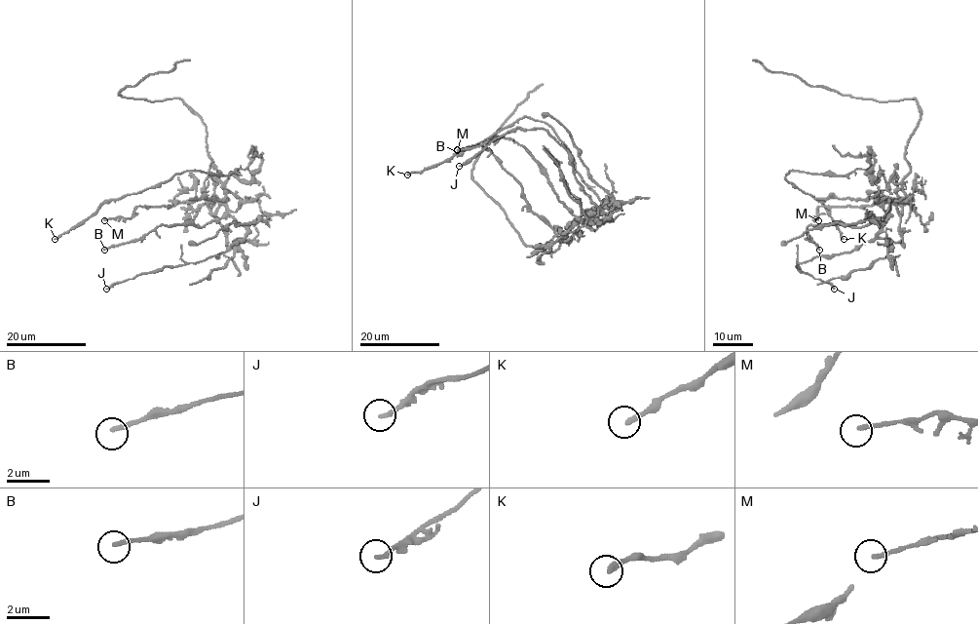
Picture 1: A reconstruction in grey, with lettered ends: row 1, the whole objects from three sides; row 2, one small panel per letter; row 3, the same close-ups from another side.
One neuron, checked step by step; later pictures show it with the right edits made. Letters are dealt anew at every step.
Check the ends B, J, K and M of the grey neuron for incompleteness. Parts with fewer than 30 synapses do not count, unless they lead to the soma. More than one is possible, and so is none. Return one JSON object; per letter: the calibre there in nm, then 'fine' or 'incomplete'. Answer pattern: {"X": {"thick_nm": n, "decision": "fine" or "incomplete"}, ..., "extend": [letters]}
{"B": {"thick_nm": 200, "decision": "fine"}, "J": {"thick_nm": 180, "decision": "fine"}, "K": {"thick_nm": 280, "decision": "fine"}, "M": {"thick_nm": 200, "decision": "fine"}, "extend": []}

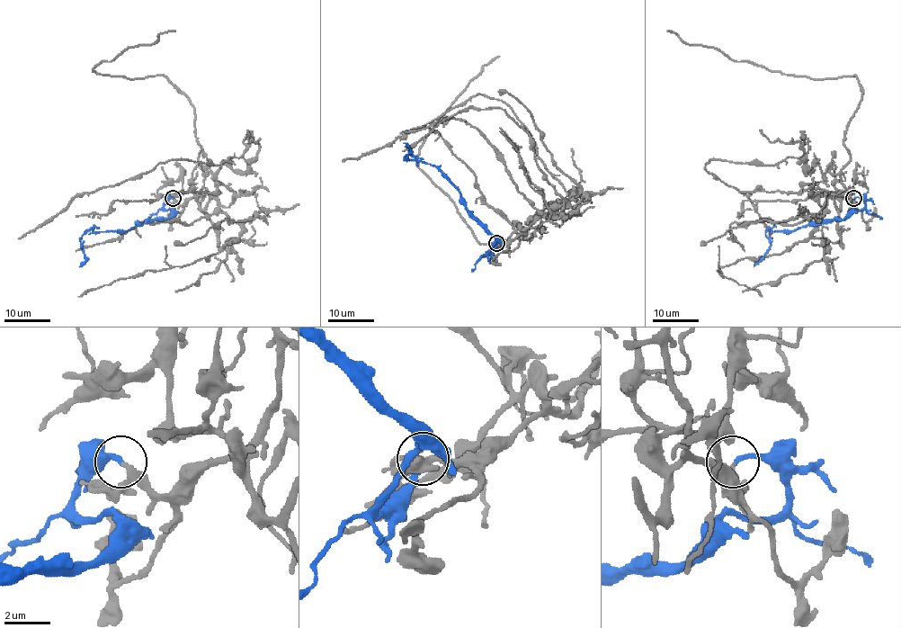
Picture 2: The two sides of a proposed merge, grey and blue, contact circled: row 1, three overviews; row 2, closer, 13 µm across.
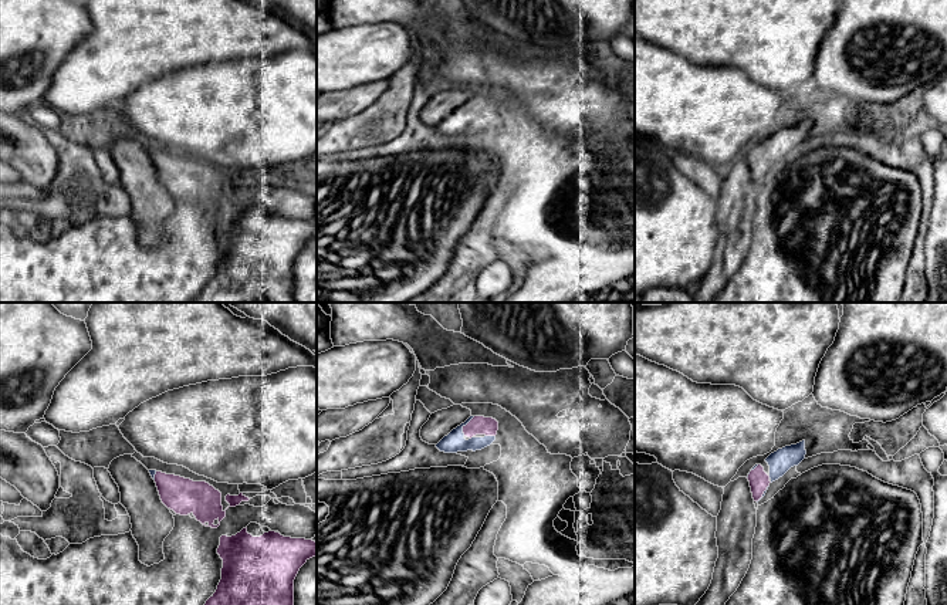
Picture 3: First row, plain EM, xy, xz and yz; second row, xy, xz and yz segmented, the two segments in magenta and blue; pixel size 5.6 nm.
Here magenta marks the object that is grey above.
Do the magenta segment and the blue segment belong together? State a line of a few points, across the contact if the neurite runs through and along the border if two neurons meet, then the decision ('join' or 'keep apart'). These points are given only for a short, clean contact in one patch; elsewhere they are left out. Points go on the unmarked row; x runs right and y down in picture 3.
line xz (479, 107), (464, 108), (455, 124); join

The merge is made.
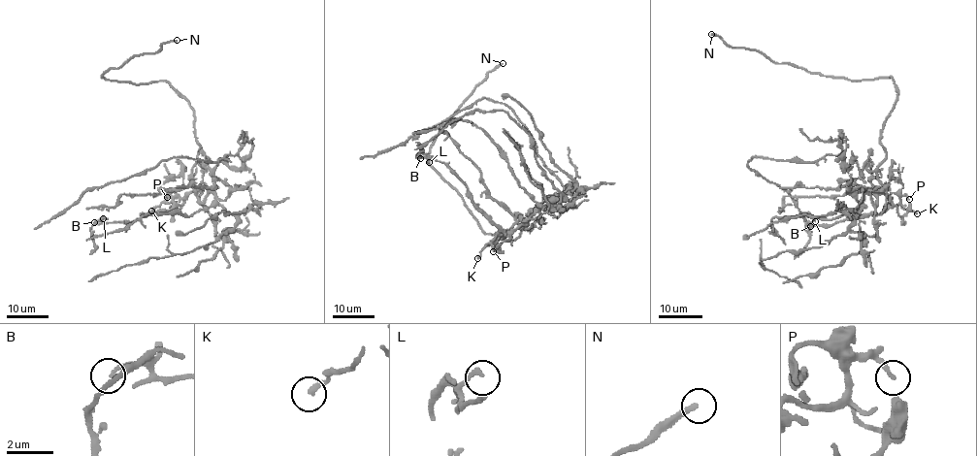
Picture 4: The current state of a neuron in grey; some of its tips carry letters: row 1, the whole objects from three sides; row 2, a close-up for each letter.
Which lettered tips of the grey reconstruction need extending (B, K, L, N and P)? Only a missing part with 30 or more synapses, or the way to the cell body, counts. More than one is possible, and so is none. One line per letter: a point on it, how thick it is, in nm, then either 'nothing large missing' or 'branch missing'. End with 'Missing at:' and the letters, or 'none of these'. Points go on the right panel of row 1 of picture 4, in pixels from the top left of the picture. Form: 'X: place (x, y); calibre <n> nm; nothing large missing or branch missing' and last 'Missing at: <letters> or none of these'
B: place (810, 226); calibre 150 nm; nothing large missing
K: place (917, 213); calibre 240 nm; nothing large missing
L: place (815, 221); calibre 220 nm; nothing large missing
N: place (711, 34); calibre 280 nm; branch missing
P: place (909, 199); calibre 160 nm; nothing large missing
Missing at: N

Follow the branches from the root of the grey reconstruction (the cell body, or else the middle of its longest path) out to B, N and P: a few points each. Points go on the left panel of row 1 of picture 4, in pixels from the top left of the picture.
B: (205, 167), (200, 185), (180, 205), (167, 211), (154, 211), (134, 221), (94, 222)
N: (205, 167), (197, 159), (192, 107), (167, 82), (102, 77), (133, 56), (177, 40)
P: (205, 167), (203, 179), (194, 191), (181, 198), (173, 191), (167, 197)

